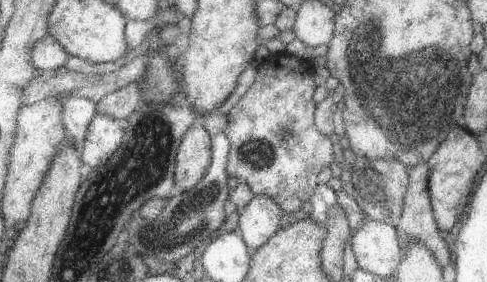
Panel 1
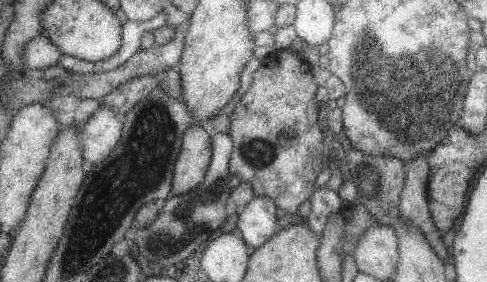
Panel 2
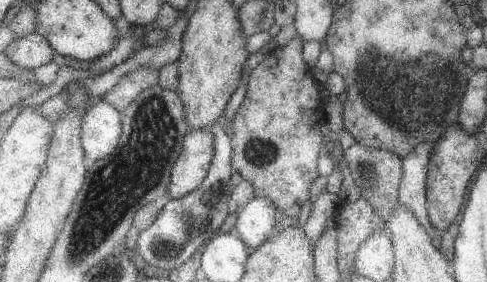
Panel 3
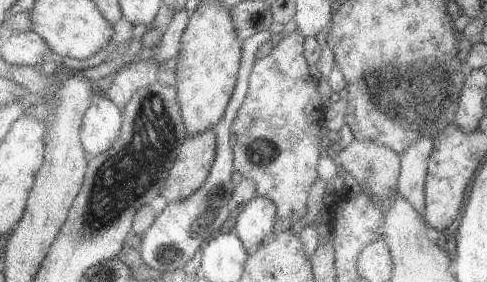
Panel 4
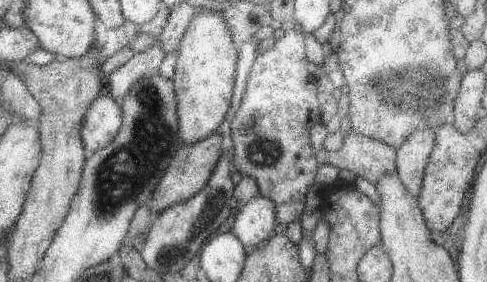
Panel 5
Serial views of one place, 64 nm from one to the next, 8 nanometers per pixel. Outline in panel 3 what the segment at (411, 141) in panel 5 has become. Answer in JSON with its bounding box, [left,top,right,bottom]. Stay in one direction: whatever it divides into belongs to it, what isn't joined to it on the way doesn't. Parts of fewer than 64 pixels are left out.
[397,140,433,234]

